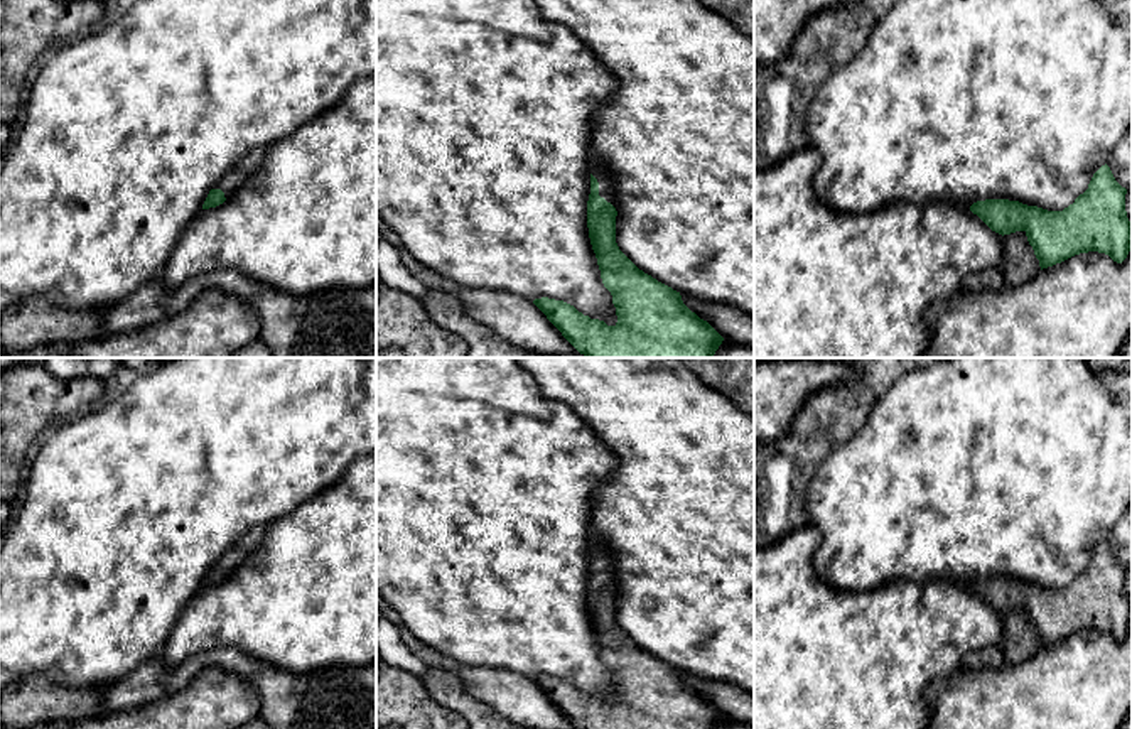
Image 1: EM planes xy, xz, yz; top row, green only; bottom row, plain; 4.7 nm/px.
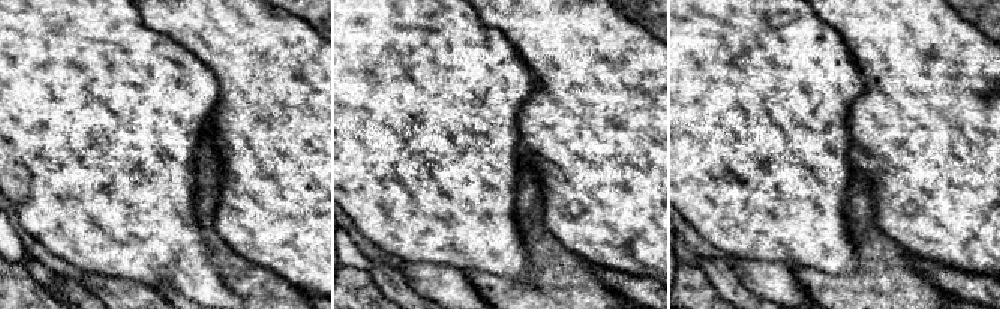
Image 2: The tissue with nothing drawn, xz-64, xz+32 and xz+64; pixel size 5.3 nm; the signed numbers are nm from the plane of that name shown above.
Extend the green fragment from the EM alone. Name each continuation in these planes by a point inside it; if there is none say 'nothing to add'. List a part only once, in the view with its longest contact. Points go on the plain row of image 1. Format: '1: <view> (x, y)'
1: xz (601, 549)

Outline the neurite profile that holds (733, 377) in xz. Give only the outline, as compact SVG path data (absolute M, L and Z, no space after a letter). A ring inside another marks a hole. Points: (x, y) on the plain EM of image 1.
M678 358L707 386L754 417L754 358Z

